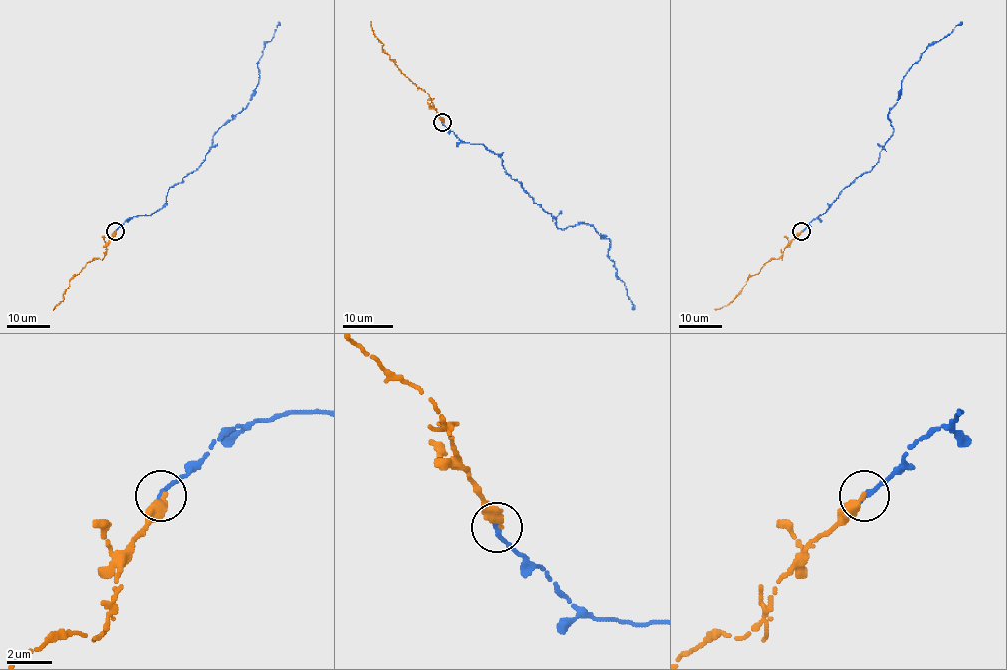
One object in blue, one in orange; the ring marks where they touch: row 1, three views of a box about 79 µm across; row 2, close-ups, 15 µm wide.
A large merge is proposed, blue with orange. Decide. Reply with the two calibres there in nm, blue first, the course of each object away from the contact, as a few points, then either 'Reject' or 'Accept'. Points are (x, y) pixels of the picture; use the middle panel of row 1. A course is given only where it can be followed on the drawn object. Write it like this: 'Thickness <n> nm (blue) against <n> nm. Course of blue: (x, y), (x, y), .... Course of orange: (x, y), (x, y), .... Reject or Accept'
Thickness 280 nm (blue) against 420 nm. Course of blue: (443, 122), (460, 140), (502, 159), (561, 230), (588, 223), (609, 238), (608, 256), (633, 309). Course of orange: (443, 122), (429, 94), (400, 70), (382, 49), (383, 44), (374, 35), (371, 21). Accept

